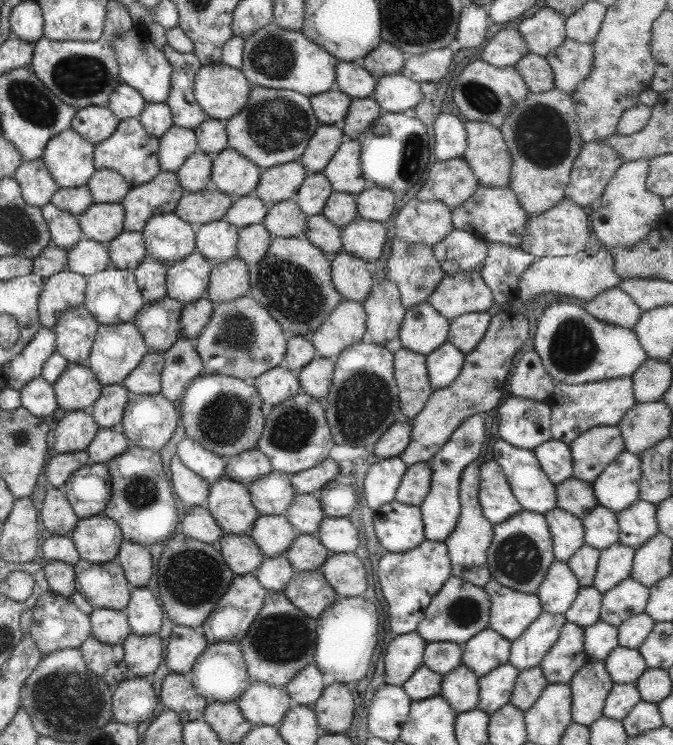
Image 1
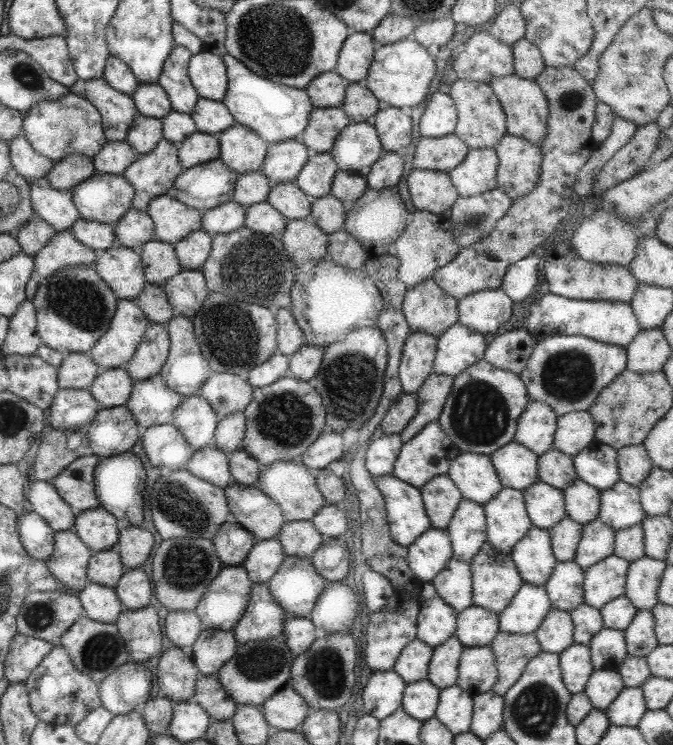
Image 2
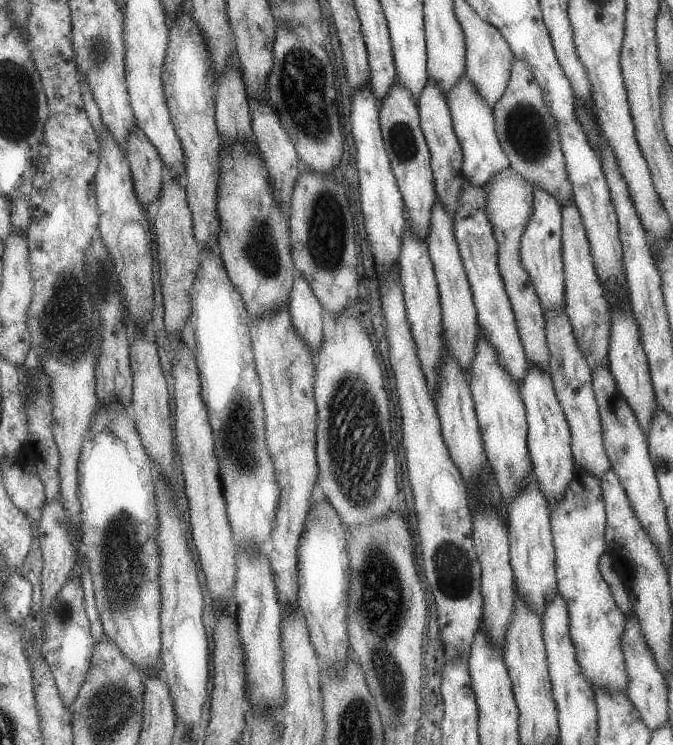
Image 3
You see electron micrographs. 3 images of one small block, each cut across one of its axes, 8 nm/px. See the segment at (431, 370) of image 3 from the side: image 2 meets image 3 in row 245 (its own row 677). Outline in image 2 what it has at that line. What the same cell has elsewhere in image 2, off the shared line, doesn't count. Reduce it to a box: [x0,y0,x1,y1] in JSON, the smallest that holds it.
[393,638,432,684]

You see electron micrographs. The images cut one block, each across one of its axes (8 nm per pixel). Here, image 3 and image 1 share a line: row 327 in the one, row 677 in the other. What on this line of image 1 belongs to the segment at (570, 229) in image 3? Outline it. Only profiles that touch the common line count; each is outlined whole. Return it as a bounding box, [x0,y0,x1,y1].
[568,659,613,727]

